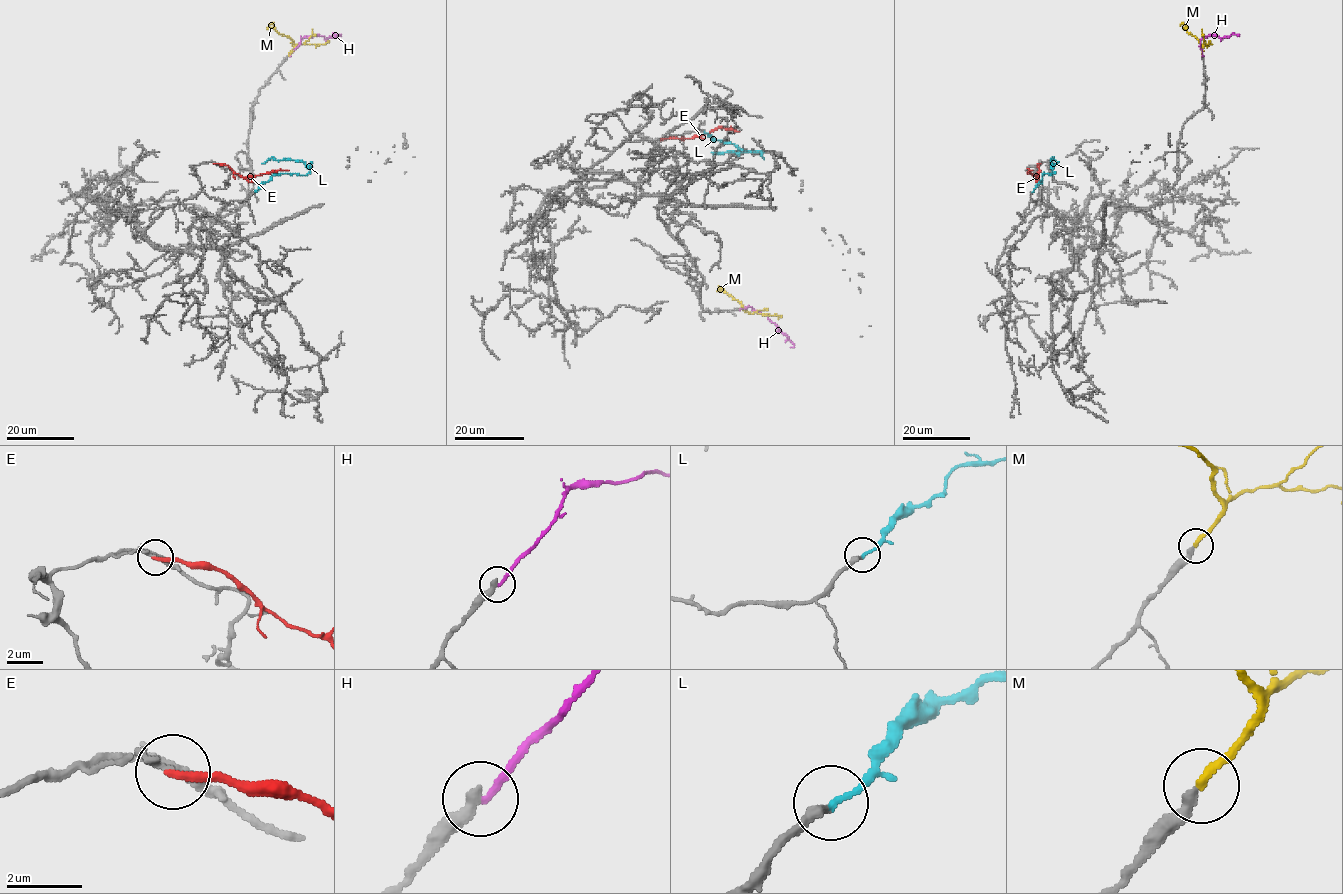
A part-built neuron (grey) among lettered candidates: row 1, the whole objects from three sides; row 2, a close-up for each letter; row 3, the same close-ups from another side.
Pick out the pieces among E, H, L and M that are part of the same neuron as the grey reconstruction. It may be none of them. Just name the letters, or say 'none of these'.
L, M

